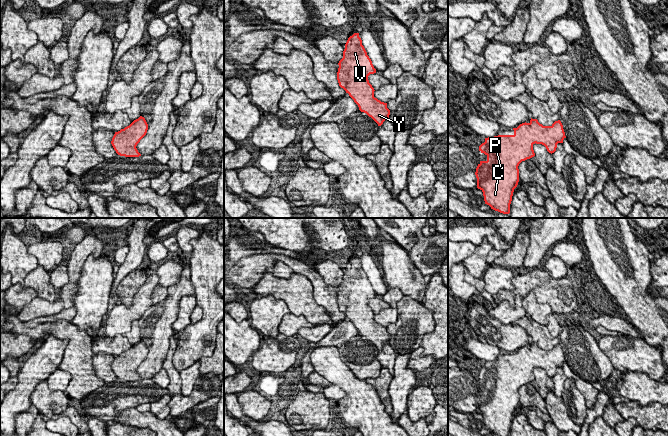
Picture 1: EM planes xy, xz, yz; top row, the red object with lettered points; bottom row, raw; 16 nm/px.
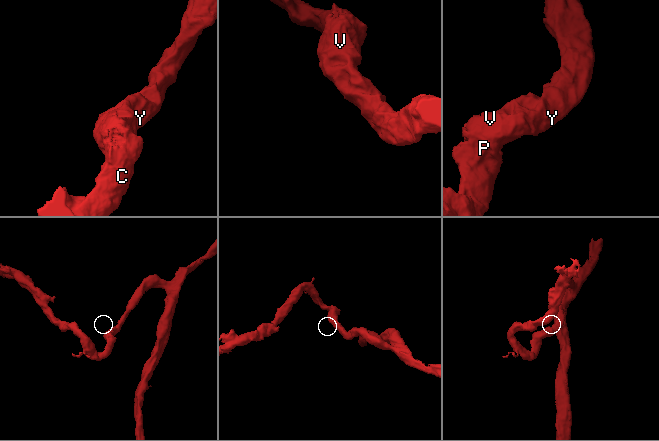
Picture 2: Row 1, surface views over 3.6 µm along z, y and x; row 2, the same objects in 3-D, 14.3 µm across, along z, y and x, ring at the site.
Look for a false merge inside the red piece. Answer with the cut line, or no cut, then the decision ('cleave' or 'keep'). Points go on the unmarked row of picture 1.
no cut; keep

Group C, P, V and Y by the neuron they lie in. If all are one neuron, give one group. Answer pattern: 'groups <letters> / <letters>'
groups C P V Y

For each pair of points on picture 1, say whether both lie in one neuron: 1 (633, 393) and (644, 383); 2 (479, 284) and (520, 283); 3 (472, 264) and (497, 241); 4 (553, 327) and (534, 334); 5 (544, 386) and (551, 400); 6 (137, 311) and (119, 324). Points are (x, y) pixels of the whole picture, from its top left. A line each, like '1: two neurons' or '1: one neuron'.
1: one neuron
2: two neurons
3: two neurons
4: two neurons
5: two neurons
6: one neuron

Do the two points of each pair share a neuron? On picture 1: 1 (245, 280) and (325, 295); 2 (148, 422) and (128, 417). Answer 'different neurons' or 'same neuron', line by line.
1: same neuron
2: same neuron

